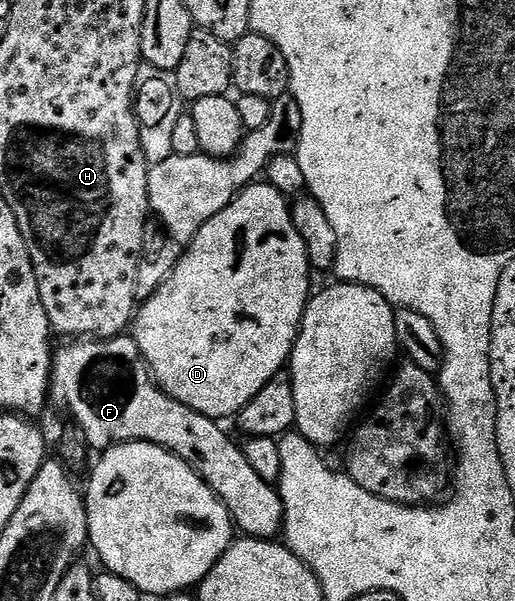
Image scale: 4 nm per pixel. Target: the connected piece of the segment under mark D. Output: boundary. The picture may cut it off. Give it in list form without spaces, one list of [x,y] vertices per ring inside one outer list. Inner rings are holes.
[[[267,182],[249,184],[236,194],[231,204],[226,205],[222,211],[214,214],[214,218],[210,218],[200,227],[187,247],[183,249],[170,278],[166,278],[166,282],[158,286],[156,293],[137,307],[136,315],[130,325],[130,335],[144,356],[144,363],[148,365],[152,379],[159,384],[162,391],[170,394],[170,398],[182,402],[182,406],[190,406],[190,410],[198,410],[198,414],[206,414],[211,420],[220,422],[223,421],[223,416],[235,417],[244,409],[246,402],[250,402],[250,398],[254,398],[254,394],[258,394],[258,390],[262,390],[262,386],[266,386],[266,382],[270,382],[274,374],[285,371],[286,365],[291,361],[292,348],[296,345],[300,323],[310,293],[313,291],[308,272],[310,273],[310,265],[306,254],[306,242],[302,242],[302,234],[294,230],[289,197]]]

